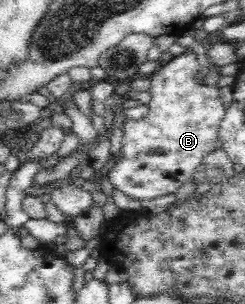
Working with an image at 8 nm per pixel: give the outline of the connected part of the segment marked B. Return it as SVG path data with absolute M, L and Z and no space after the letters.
M187 49L175 56L172 62L166 63L162 70L152 74L152 102L149 112L142 120L124 122L121 153L118 161L109 170L110 182L124 194L136 200L152 200L156 196L172 194L185 182L192 179L196 169L202 164L203 158L216 148L221 120L226 109L220 101L220 94L215 87L196 82L196 73L202 70L194 51Z

